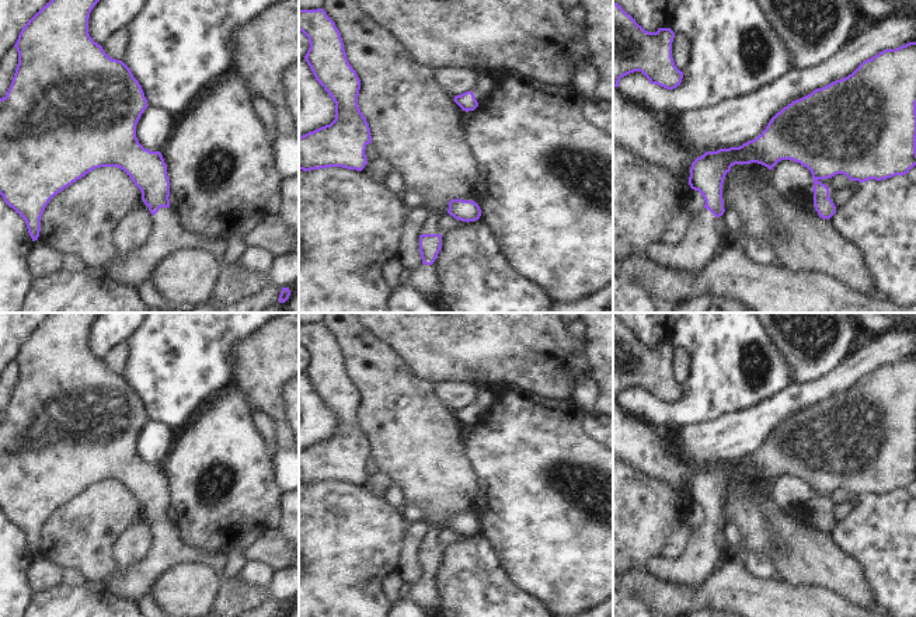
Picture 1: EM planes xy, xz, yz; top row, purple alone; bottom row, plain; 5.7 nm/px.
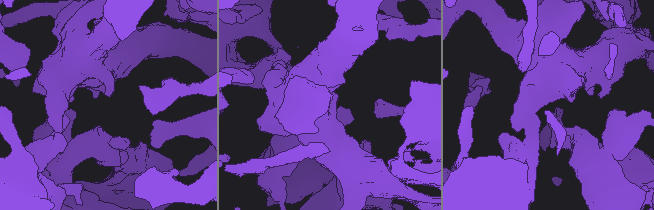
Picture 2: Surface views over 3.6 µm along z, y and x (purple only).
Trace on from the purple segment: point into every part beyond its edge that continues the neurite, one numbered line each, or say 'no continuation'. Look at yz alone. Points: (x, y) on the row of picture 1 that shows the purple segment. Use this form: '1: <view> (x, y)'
1: yz (700, 244).

